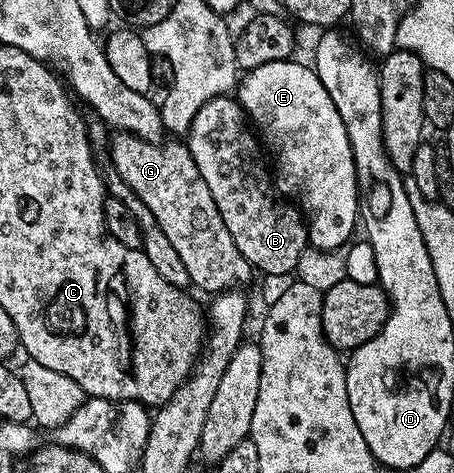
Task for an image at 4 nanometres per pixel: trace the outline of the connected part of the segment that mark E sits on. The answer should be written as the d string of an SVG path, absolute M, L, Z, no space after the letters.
M294 61L260 64L260 68L245 71L237 83L236 97L253 129L260 135L265 149L274 153L274 185L283 198L302 211L309 245L320 250L341 250L355 237L354 225L357 227L360 222L358 173L354 167L352 148L344 120L340 120L340 112L336 112L336 104L332 104L328 88L320 84L320 76L313 65L306 63L305 66Z

